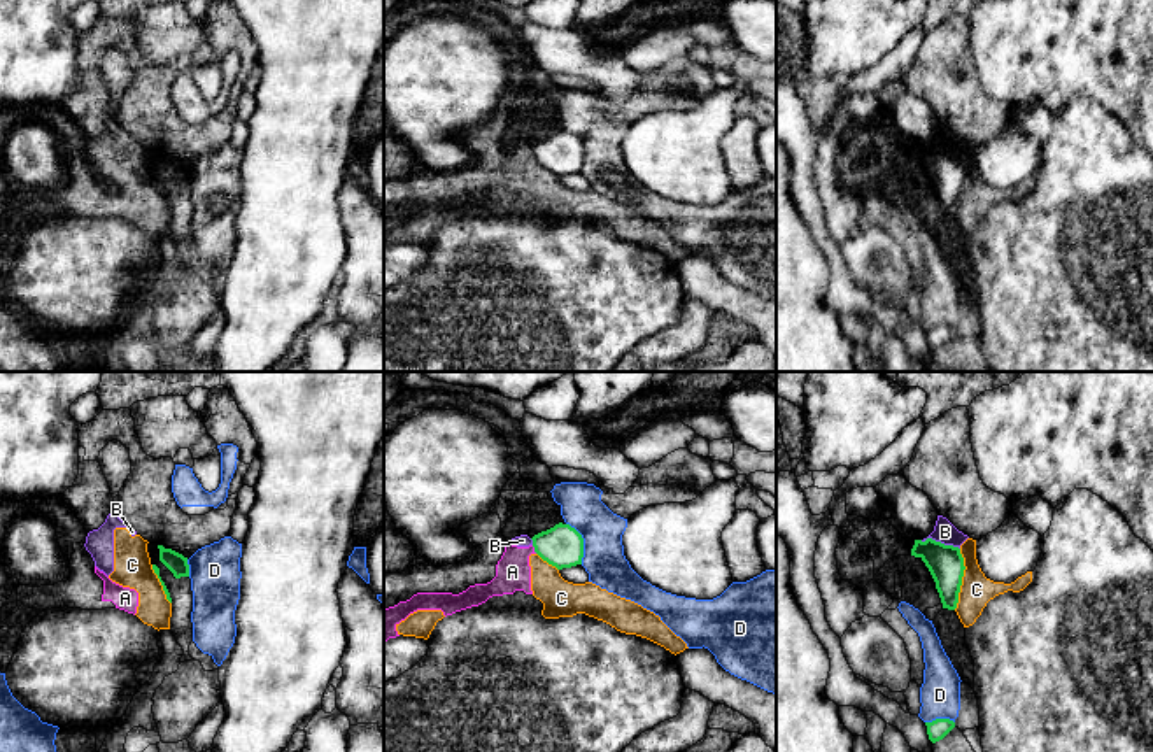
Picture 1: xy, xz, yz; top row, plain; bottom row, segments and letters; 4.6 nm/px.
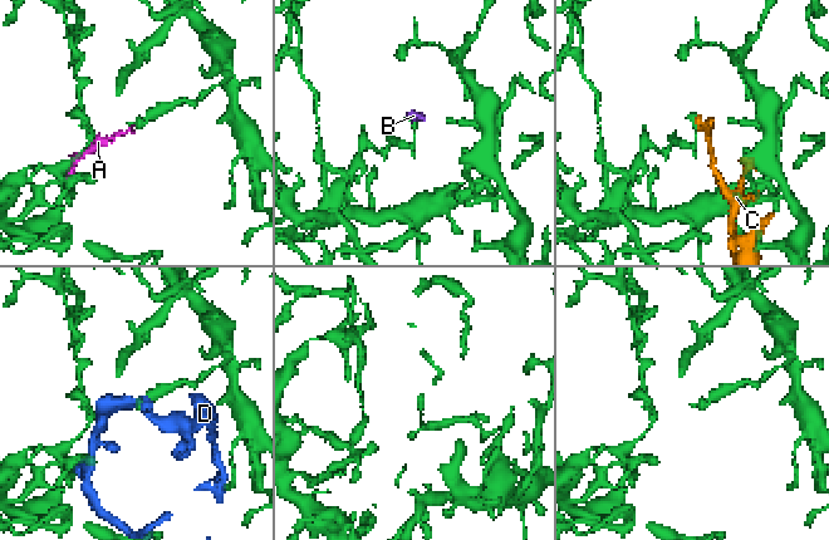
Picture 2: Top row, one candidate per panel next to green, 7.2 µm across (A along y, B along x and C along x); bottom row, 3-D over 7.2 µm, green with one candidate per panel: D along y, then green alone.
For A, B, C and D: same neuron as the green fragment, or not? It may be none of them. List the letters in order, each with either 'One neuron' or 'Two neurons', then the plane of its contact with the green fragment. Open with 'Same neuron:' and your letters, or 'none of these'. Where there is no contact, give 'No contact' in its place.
Same neuron: none of these
A: Two neurons. Touches green in xz
B: Two neurons. Touches green in yz
C: Two neurons. Touches green in yz
D: Two neurons. Touches green in xz

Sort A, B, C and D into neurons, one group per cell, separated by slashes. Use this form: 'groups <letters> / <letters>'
groups A B C / D

